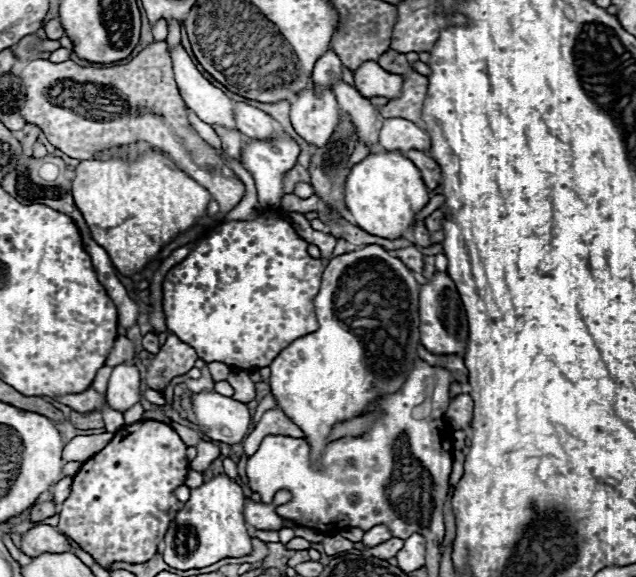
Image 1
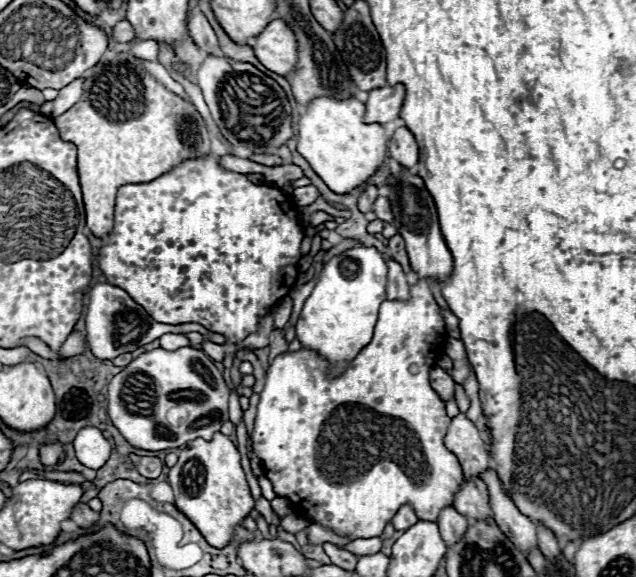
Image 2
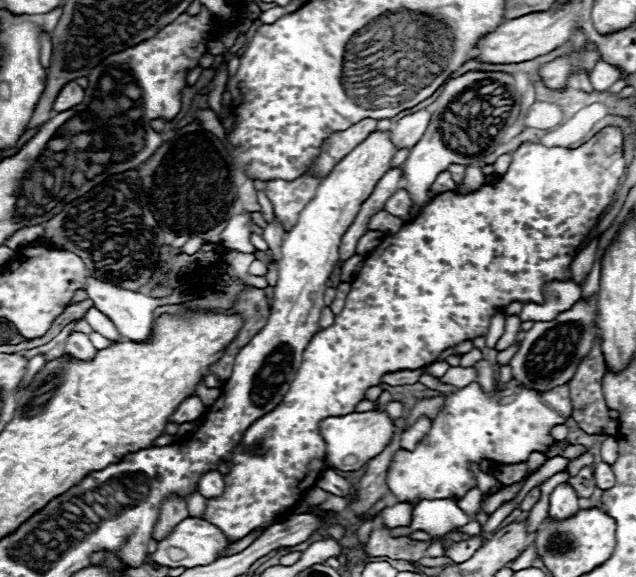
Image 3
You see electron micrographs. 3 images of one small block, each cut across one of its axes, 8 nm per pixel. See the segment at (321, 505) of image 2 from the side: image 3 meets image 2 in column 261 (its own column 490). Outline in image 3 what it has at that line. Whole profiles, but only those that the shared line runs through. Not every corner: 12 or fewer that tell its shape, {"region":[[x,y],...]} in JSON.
{"region":[[568,384],[448,394],[398,450],[398,502],[462,498],[468,462],[524,462],[572,414]]}

